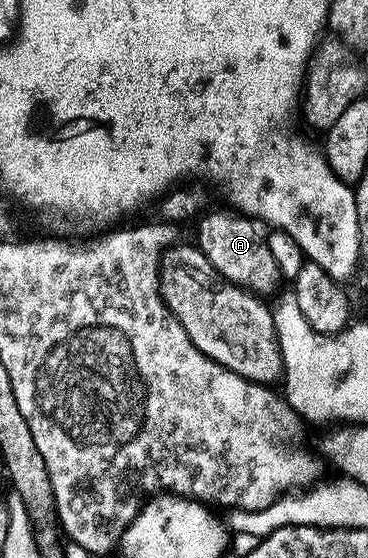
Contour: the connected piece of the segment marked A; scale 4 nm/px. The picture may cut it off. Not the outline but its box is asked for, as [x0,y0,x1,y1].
[196,217,284,295]

